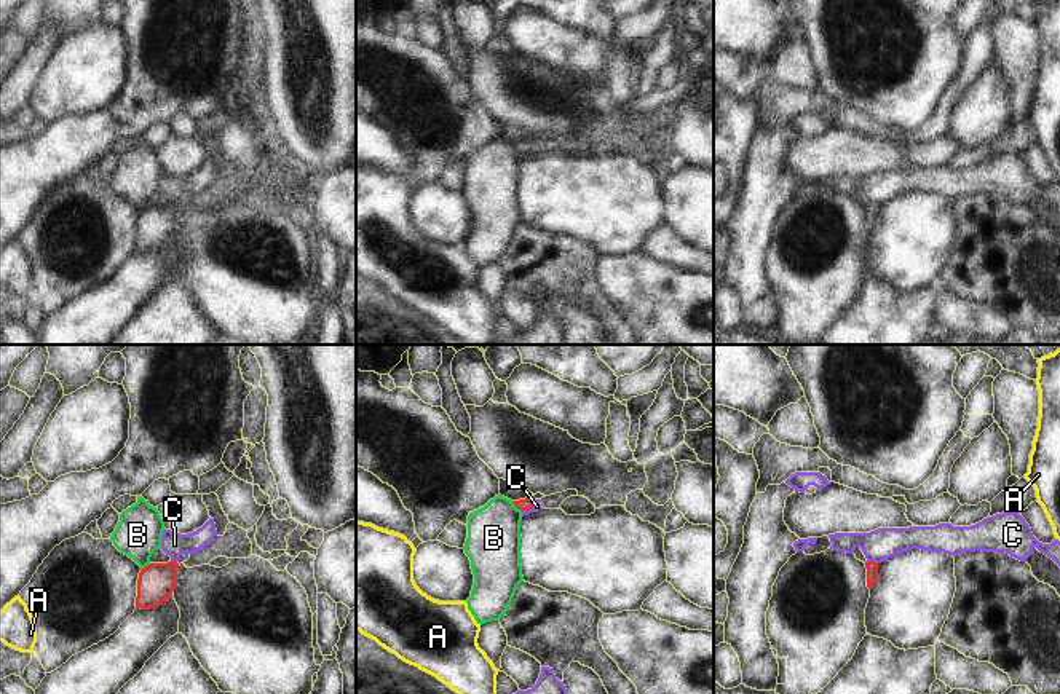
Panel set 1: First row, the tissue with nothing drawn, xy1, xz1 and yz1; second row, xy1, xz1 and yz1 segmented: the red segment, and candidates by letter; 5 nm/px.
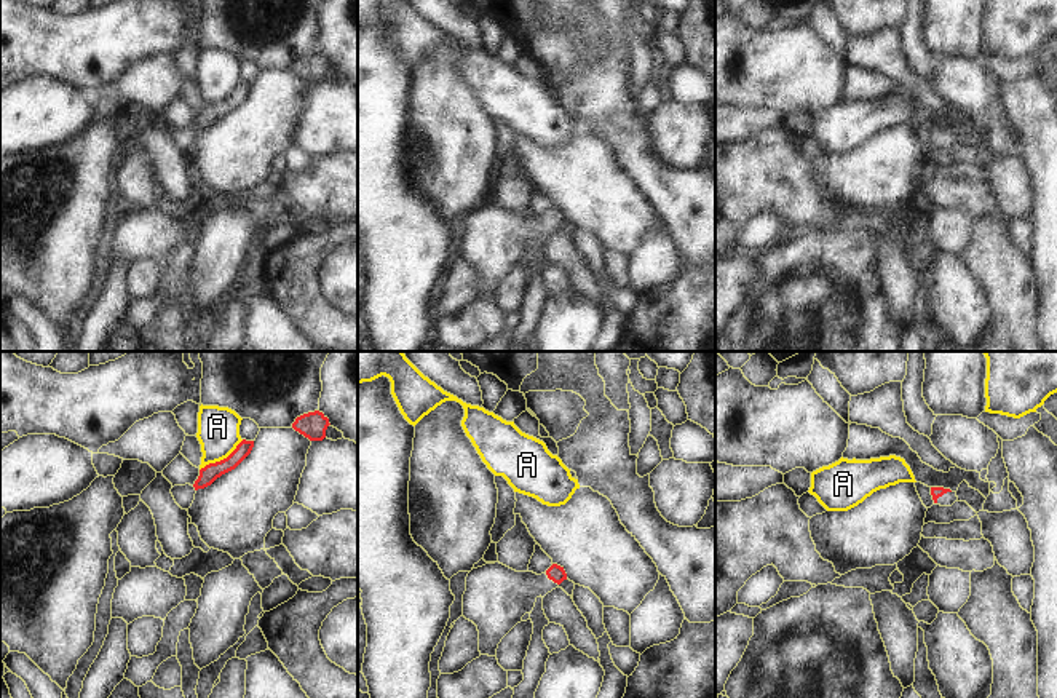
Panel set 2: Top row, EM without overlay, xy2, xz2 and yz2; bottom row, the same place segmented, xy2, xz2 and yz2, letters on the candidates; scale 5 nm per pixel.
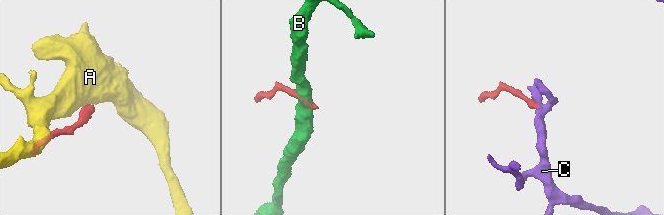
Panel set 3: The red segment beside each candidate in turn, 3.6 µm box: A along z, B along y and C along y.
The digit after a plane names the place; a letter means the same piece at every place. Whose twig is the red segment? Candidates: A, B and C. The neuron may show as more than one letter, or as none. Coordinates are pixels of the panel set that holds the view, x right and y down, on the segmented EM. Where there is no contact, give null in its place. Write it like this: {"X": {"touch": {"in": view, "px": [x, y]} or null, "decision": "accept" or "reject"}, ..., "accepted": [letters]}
{"A": {"touch": {"in": "xy2", "px": [221, 460]}, "decision": "reject"}, "B": {"touch": {"in": "xz1", "px": [516, 506]}, "decision": "reject"}, "C": {"touch": {"in": "yz1", "px": [872, 562]}, "decision": "reject"}, "accepted": []}

